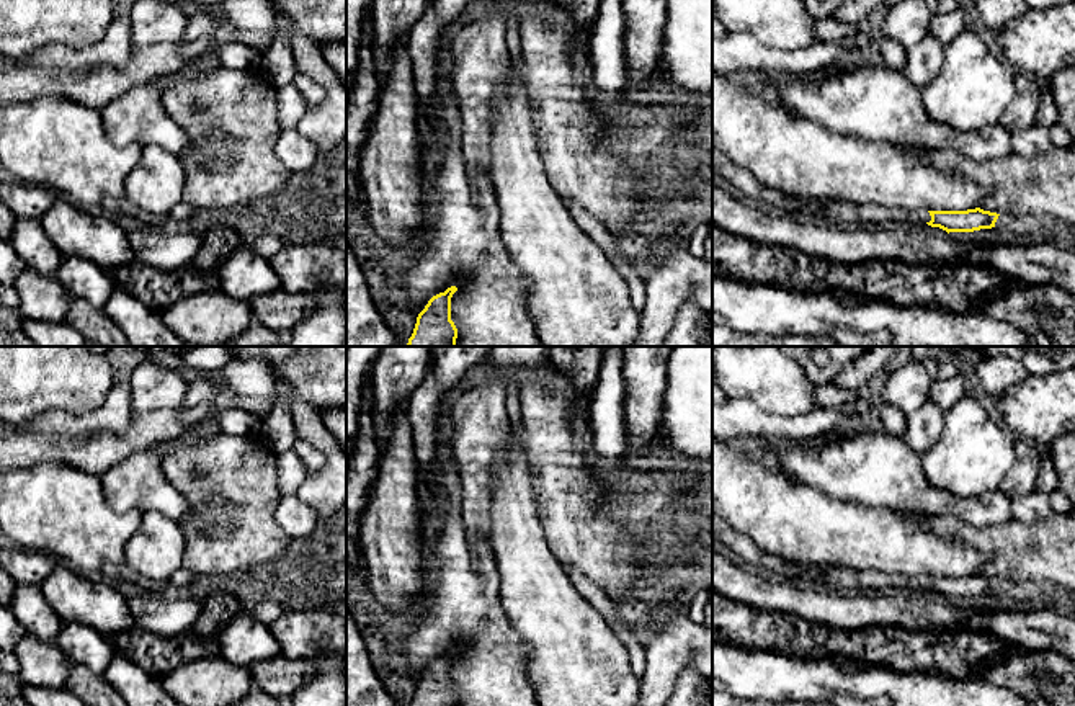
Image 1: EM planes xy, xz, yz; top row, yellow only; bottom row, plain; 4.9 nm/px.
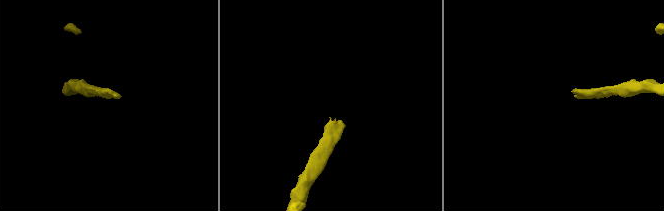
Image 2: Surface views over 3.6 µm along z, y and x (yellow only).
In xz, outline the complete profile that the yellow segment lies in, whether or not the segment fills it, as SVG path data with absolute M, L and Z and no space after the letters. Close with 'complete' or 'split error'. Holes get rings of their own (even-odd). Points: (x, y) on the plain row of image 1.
M456 652L433 662L418 680L413 699L408 706L456 706L457 695L451 686L451 664Z; complete

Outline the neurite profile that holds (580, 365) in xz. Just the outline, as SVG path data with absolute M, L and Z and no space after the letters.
M549 346L547 358L562 378L567 378L578 395L591 402L601 361L603 346Z

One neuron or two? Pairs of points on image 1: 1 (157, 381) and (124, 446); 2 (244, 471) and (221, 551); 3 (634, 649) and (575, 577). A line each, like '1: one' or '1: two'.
1: two
2: one
3: one

